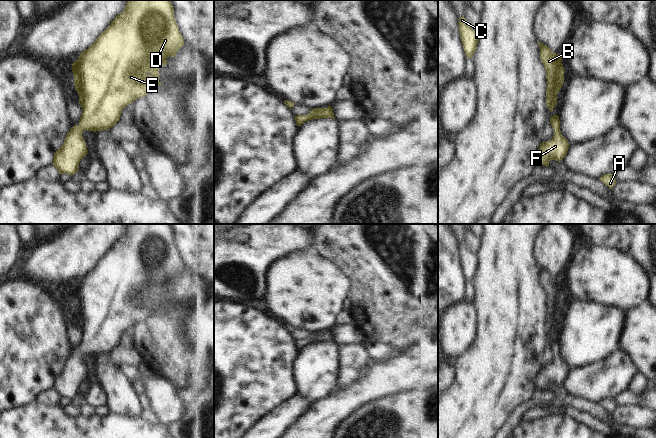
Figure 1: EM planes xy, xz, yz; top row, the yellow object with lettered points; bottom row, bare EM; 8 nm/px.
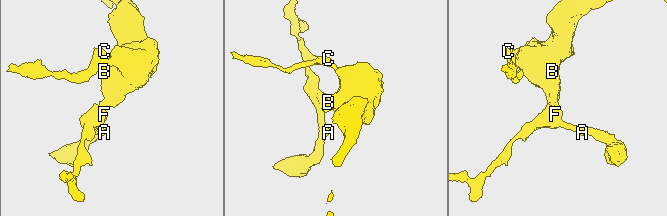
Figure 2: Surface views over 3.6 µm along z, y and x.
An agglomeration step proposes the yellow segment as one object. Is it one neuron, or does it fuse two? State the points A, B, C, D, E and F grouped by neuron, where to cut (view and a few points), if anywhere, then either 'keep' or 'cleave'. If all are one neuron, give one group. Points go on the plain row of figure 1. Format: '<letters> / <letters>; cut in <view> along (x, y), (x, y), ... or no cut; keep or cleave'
A B C D E F; no cut; keep

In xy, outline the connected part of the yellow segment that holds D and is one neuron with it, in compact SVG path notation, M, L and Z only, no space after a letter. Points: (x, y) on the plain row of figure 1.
M128 224L125 233L99 259L95 266L84 274L72 288L75 314L79 318L82 339L78 349L67 357L63 369L54 377L52 388L60 398L74 399L79 395L80 385L88 378L83 355L109 354L120 345L122 334L139 321L145 321L153 312L161 309L159 290L167 288L168 281L174 281L184 269L174 242L171 224Z

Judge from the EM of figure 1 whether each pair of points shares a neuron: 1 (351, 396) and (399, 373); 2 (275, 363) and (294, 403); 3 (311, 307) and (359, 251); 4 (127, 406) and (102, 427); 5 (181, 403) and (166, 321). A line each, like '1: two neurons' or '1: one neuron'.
1: one neuron
2: two neurons
3: two neurons
4: two neurons
5: two neurons

